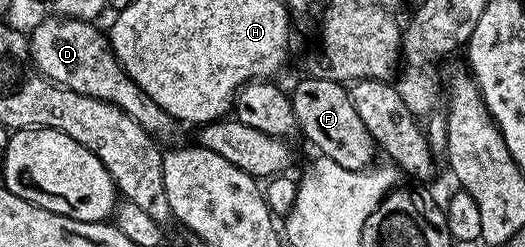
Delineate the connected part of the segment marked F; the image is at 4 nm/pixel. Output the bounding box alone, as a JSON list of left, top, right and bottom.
[289,75,377,170]

